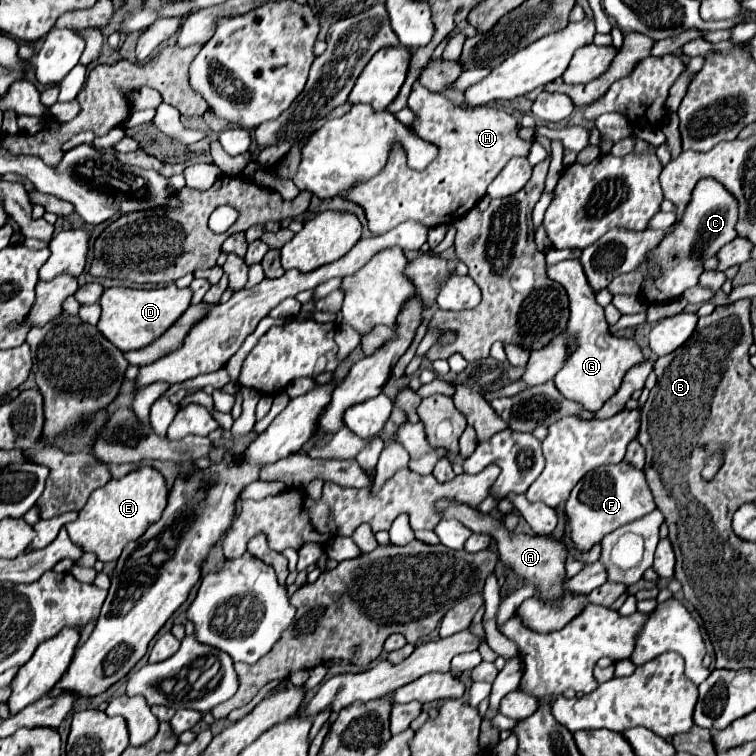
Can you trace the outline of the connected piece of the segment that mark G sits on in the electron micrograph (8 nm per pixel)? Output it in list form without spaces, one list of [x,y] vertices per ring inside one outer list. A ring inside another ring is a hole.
[[[562,260],[554,266],[548,266],[548,276],[552,280],[560,282],[568,292],[570,320],[568,320],[566,334],[576,334],[574,350],[568,354],[568,360],[564,362],[560,372],[554,376],[556,388],[560,388],[560,392],[566,398],[582,404],[584,410],[594,412],[608,400],[608,396],[614,394],[614,390],[620,386],[624,374],[632,366],[636,366],[644,360],[642,350],[638,348],[638,344],[634,340],[618,338],[618,336],[610,334],[608,322],[604,318],[604,308],[596,302],[592,286],[588,286],[586,274],[578,260]]]

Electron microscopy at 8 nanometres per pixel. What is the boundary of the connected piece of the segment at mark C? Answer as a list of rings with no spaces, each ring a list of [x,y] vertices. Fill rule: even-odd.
[[[702,178],[694,192],[690,202],[684,208],[684,214],[680,220],[674,222],[672,232],[668,232],[656,248],[652,248],[646,256],[646,260],[636,268],[642,276],[642,294],[644,298],[652,302],[668,302],[672,298],[678,298],[686,288],[692,288],[698,284],[700,274],[704,272],[704,260],[718,254],[722,246],[732,242],[738,222],[738,200],[734,194],[730,194],[718,180],[714,178]],[[652,266],[660,268],[660,276],[652,278]]]

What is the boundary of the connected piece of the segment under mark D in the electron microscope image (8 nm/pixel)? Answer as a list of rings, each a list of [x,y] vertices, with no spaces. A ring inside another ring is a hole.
[[[176,284],[152,290],[132,290],[116,286],[116,288],[106,288],[100,302],[102,302],[102,316],[98,322],[98,330],[110,342],[114,342],[116,348],[130,352],[152,344],[188,310],[192,302],[192,288],[178,288]]]

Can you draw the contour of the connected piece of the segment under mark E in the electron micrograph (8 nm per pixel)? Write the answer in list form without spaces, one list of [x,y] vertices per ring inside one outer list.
[[[142,466],[118,480],[112,478],[106,486],[98,488],[88,498],[78,518],[66,526],[66,530],[72,542],[80,544],[84,552],[94,552],[102,562],[118,560],[124,546],[140,538],[140,534],[144,534],[144,530],[148,530],[148,526],[162,516],[162,510],[166,508],[166,498],[168,484],[162,472],[152,466]]]

